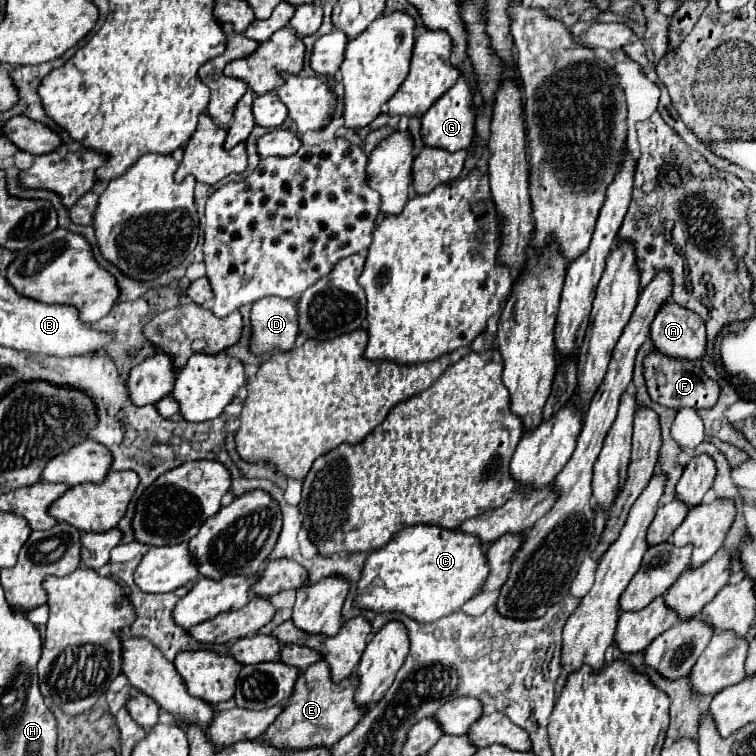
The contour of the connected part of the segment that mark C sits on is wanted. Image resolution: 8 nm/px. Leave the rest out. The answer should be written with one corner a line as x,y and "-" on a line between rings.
412,525
396,533
384,547
370,553
362,565
362,575
356,587
354,605
358,609
370,609
374,613
404,613
418,623
432,623
458,611
468,599
480,593
488,577
488,565
484,557
484,547
478,537
470,537
460,531
448,531
434,525

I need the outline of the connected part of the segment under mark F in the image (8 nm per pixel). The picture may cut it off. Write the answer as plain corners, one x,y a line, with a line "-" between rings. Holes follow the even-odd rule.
652,351
646,355
644,361
644,379
646,379
646,387
648,387
648,395
666,407
672,409
682,409
682,407
690,407
690,409
710,409
720,395
720,387
716,381
712,381
700,367
698,361
682,361
682,359
674,359
674,357
666,357
658,351
-
654,367
660,369
662,373
662,381
656,379
654,375

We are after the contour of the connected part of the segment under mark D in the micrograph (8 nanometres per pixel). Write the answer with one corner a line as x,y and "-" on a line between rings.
264,297
250,309
250,353
288,351
298,337
298,309
294,299

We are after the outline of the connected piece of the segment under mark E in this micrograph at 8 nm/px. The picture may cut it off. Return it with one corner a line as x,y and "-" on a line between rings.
318,661
310,665
296,681
294,693
282,713
276,717
276,721
262,733
262,741
266,745
272,745
276,749
292,749
302,751
310,747
326,747
330,749
336,741
340,741
344,735
348,735
356,723
362,719
362,709
354,703
354,691
356,691
358,679
352,675
344,679
342,683
332,683
330,679
330,667
326,661

